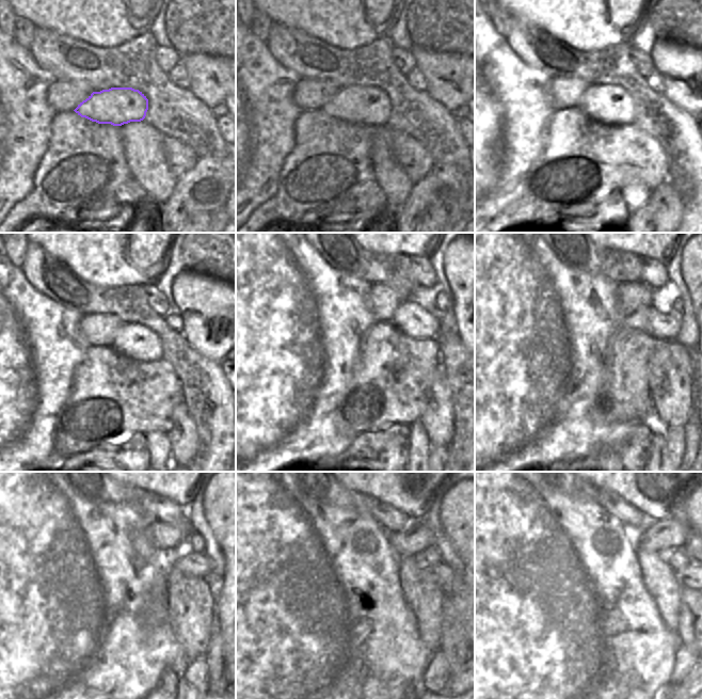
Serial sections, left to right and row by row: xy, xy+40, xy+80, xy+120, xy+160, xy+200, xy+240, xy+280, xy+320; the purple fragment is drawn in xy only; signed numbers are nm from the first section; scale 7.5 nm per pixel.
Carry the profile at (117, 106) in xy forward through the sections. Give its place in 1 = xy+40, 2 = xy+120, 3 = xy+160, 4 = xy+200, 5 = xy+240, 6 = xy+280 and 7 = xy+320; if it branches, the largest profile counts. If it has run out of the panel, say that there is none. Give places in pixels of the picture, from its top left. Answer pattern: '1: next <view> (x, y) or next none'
1: next xy+40 (367, 105)
2: next xy+120 (133, 340)
3: next xy+160 (410, 318)
4: next xy+200 (659, 326)
5: next xy+240 (196, 565)
6: next xy+280 (449, 580)
7: next xy+320 (691, 576)

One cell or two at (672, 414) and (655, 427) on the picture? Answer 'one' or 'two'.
two

